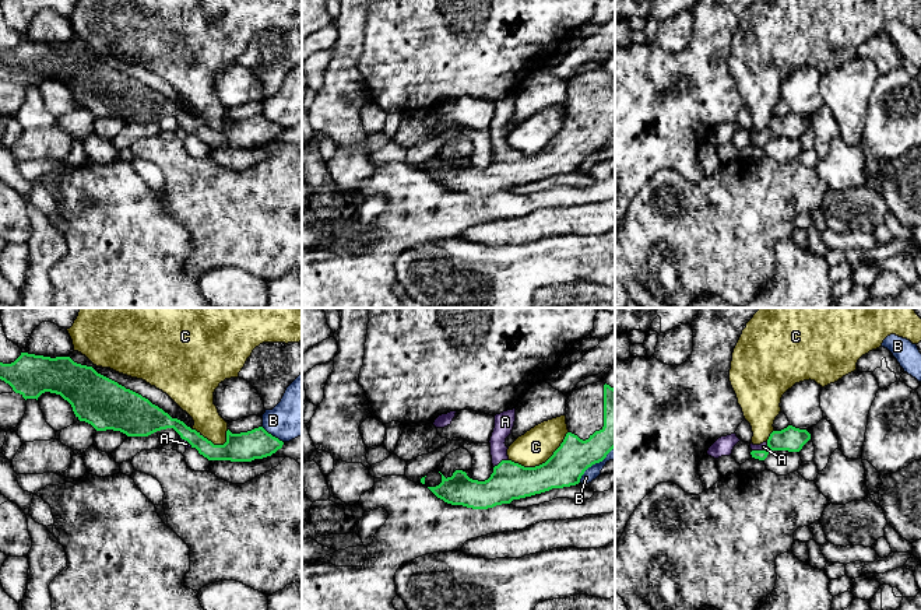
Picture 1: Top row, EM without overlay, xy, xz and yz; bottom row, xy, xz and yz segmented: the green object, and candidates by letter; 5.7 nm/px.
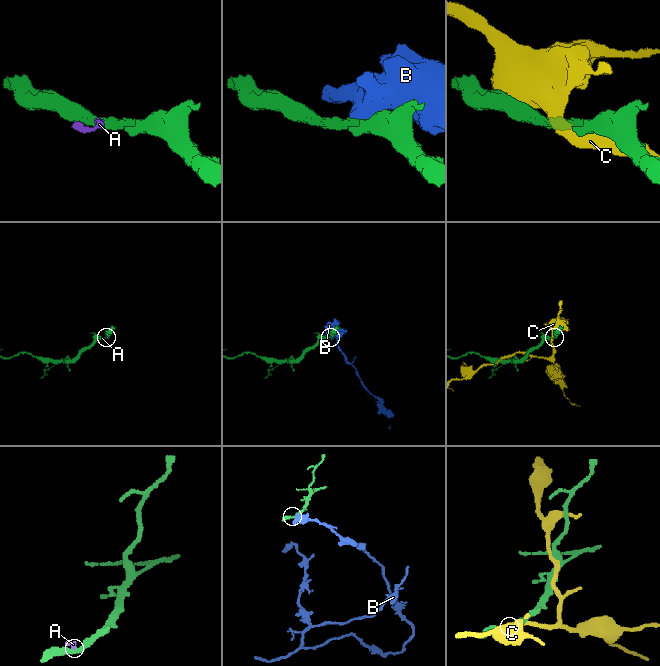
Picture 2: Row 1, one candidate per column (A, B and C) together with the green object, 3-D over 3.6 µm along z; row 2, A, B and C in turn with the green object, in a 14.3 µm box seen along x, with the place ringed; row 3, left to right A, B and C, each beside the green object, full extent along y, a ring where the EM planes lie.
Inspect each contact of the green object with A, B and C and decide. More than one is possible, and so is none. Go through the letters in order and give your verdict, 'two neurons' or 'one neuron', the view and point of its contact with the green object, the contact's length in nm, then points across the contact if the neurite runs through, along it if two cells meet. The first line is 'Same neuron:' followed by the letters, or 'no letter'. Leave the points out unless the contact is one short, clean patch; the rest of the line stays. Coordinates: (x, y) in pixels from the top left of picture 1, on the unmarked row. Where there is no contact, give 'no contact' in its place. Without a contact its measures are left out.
Same neuron: A
A: one neuron | yz (762, 137) | 110 nm | across yz (793, 126), (779, 126), (762, 137), (763, 133)
B: two neurons | xy (271, 122) | 160 nm | along xy (262, 112), (283, 129)
C: two neurons | xz (542, 150) | 380 nm

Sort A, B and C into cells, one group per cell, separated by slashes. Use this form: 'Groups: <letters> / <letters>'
Groups: A / B / C

